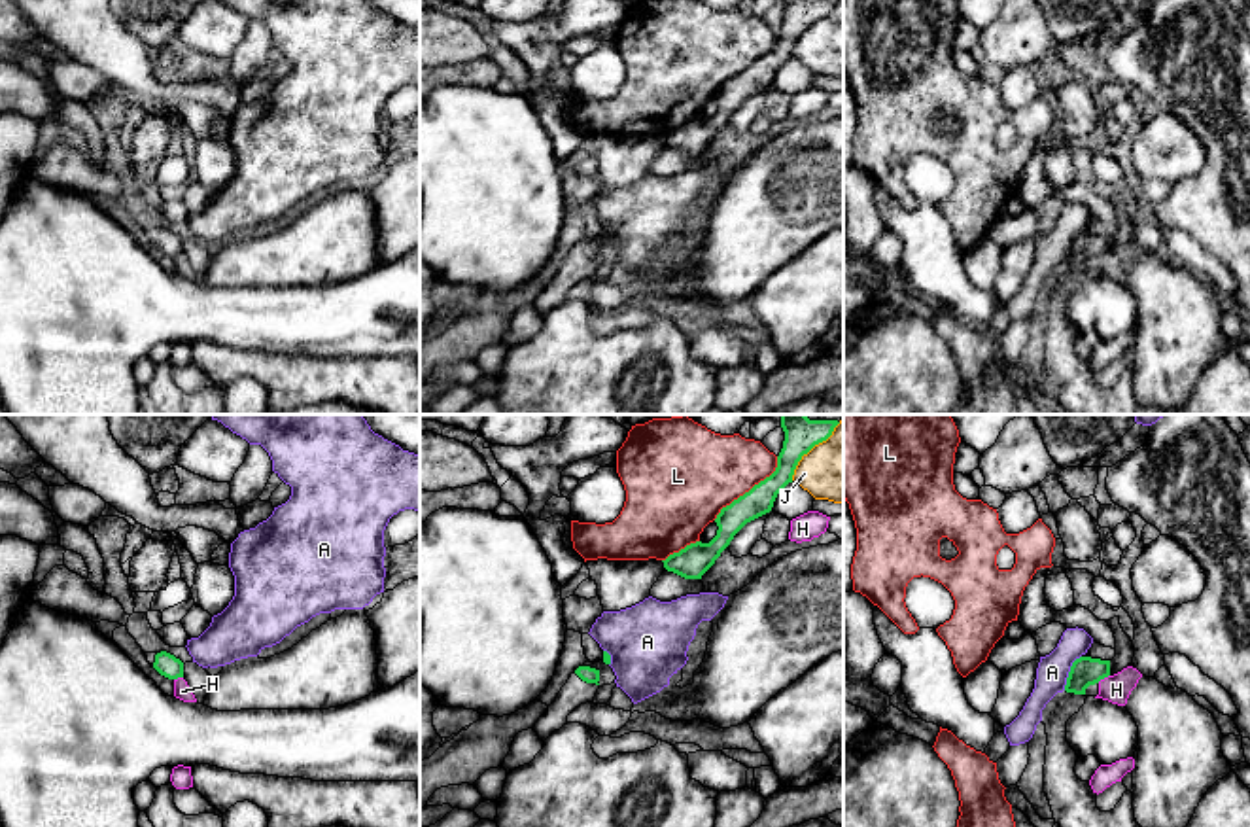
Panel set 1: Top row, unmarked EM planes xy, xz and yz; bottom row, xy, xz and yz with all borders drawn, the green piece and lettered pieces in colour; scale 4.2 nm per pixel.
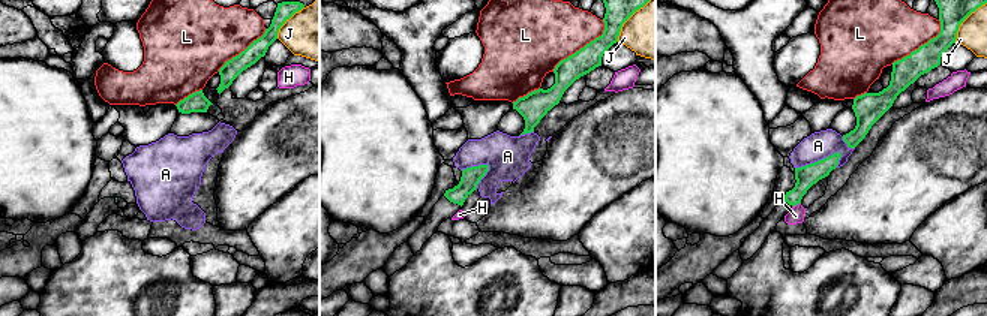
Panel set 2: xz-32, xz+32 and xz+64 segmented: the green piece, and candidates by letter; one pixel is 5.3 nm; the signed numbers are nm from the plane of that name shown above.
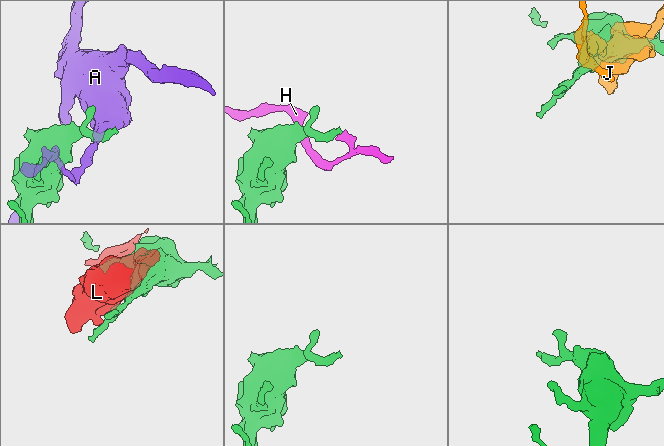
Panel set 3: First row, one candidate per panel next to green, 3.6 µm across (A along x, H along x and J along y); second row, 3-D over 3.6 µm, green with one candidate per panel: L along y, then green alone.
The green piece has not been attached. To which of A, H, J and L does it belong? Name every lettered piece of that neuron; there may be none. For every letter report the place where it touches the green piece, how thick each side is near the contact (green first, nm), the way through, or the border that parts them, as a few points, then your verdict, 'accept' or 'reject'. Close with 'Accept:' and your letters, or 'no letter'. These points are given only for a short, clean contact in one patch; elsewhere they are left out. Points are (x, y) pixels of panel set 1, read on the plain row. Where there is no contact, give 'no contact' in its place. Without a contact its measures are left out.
A: meets green in yz at (1069, 248); 120 nm thick on the green side, 140 nm on the other; reject
H: meets green in yz at (1103, 254); 120 nm thick on the green side, 120 nm on the other; border along yz (1109, 250), (1097, 258); reject
J: meets green in xz at (810, 25); 130 nm thick on the green side, 280 nm on the other; reject
L: meets green in xz at (751, 65); 120 nm thick on the green side, 380 nm on the other; reject
Accept: no letter

